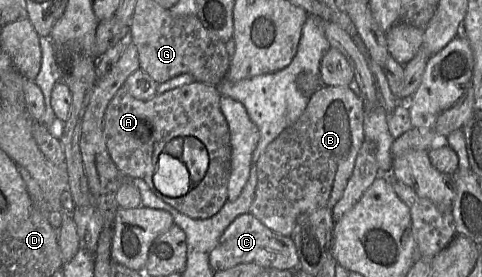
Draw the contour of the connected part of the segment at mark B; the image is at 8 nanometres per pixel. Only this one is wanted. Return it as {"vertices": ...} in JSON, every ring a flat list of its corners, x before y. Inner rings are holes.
{"vertices":[[323,86,318,89,310,98,307,106,299,119,290,127,286,128,274,141,272,141,260,156,257,162,257,185,253,202,250,207,250,214,255,216,261,223,274,232,284,236,290,236,296,222,296,218,301,213,311,213,320,208,332,210,334,205,341,198,347,182,353,172,357,154,365,140,364,129,364,99,355,94,348,86]]}

